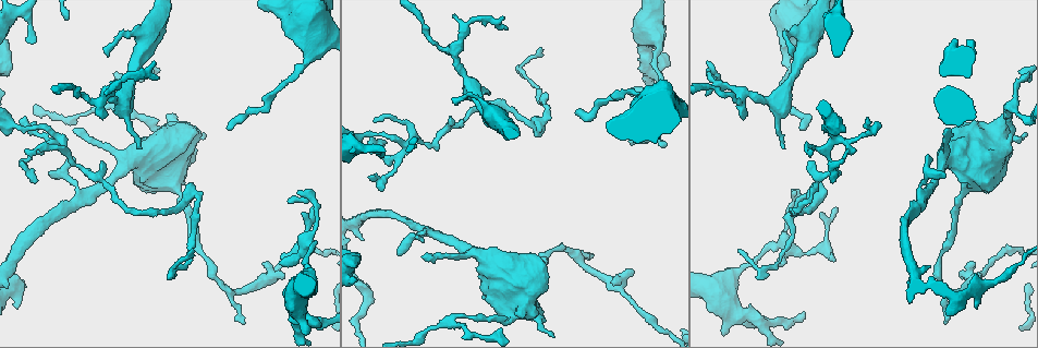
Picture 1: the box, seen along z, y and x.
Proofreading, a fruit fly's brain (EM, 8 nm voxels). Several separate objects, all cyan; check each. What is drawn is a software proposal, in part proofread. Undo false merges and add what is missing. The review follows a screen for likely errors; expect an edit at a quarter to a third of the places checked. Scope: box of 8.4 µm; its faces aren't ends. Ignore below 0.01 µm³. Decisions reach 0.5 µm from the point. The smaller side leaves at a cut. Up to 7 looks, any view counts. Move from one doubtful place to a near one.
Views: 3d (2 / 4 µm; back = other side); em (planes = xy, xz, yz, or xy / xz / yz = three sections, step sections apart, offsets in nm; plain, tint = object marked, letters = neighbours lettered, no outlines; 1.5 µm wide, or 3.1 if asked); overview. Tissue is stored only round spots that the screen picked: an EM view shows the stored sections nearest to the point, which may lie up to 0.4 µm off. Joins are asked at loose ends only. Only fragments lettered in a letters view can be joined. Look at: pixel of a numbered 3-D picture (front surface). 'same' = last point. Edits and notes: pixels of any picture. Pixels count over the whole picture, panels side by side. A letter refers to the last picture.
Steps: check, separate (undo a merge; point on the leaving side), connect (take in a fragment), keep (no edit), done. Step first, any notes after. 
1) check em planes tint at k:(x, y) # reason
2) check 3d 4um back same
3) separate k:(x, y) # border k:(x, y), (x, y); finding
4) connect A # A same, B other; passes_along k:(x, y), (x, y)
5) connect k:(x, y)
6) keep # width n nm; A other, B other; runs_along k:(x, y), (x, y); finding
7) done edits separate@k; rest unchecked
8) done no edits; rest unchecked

check em xy step 8 tint at 1:(449, 120) # tapers out

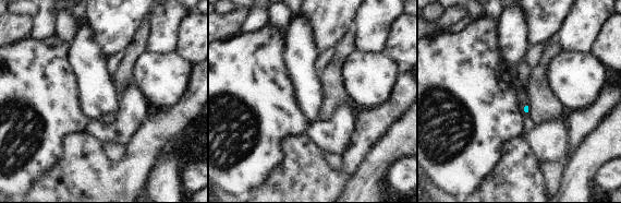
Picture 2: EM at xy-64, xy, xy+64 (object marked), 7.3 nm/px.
check em planes letters same # cut it another way

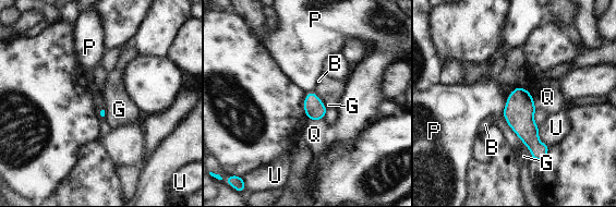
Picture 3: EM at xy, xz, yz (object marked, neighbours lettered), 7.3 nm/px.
keep # B other, G other, P other, Q other, U other; border 3:(522, 142), (533, 158); no lettered fragment goes on from it

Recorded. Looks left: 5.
check em planes letters at 1:(783, 265) # an open end

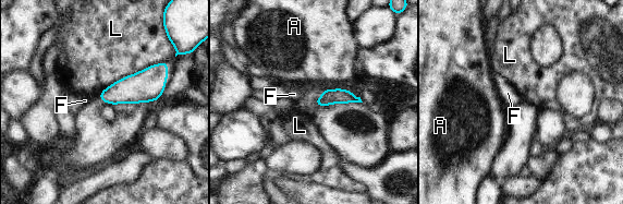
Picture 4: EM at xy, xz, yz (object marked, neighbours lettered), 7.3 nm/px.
keep # longest_contact L 600 nm; A other, F other, L other; border 4:(168, 63), (127, 74), (97, 96); no lettered fragment goes on from it

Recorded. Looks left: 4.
check em yz step 8 tint at 1:(521, 70) # abrupt turn

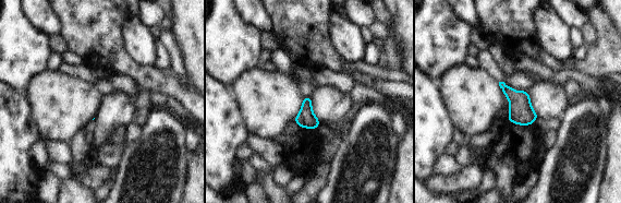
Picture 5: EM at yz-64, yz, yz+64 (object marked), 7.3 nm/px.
check em yz step 8 letters same

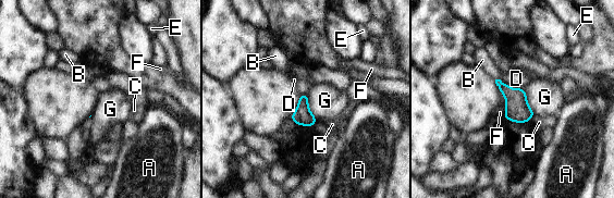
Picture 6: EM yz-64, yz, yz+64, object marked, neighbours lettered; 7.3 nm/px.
keep # longest_contact G 220 nm; A other, B other, C other, D other, E other, F other, G other; continuous, no second neuron

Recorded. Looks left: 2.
done no edits; rest unchecked

